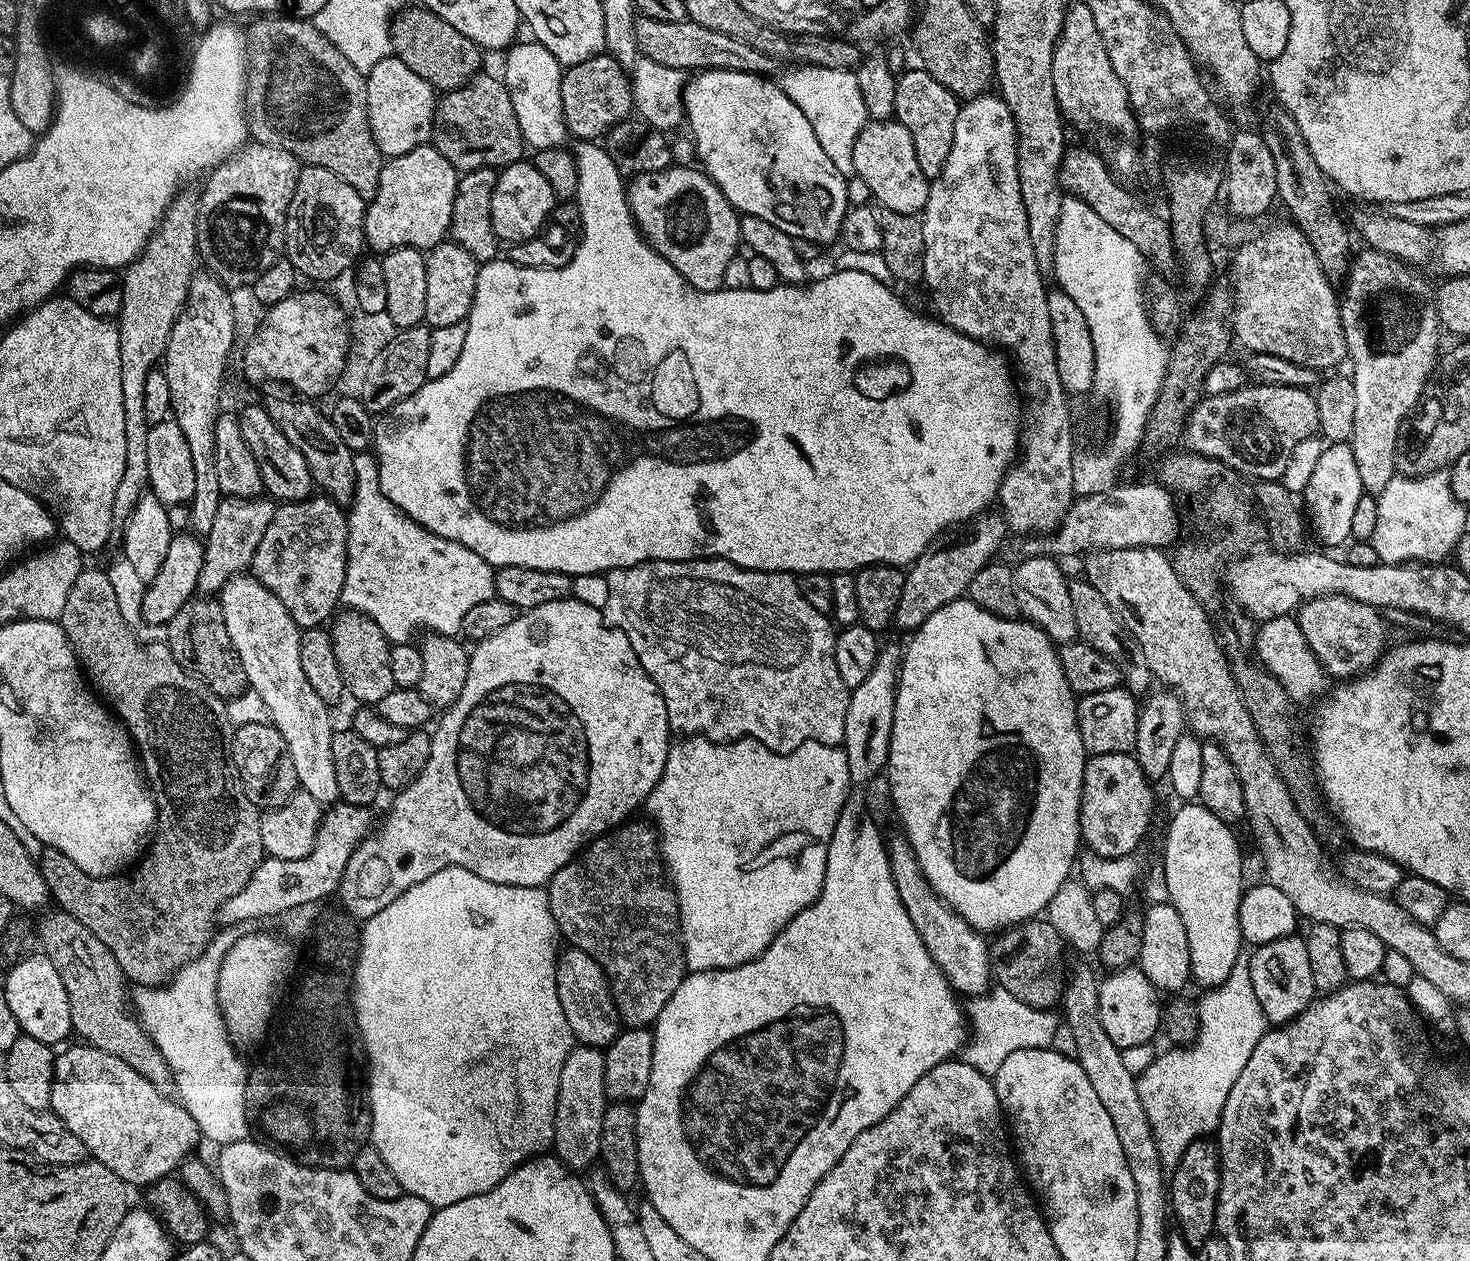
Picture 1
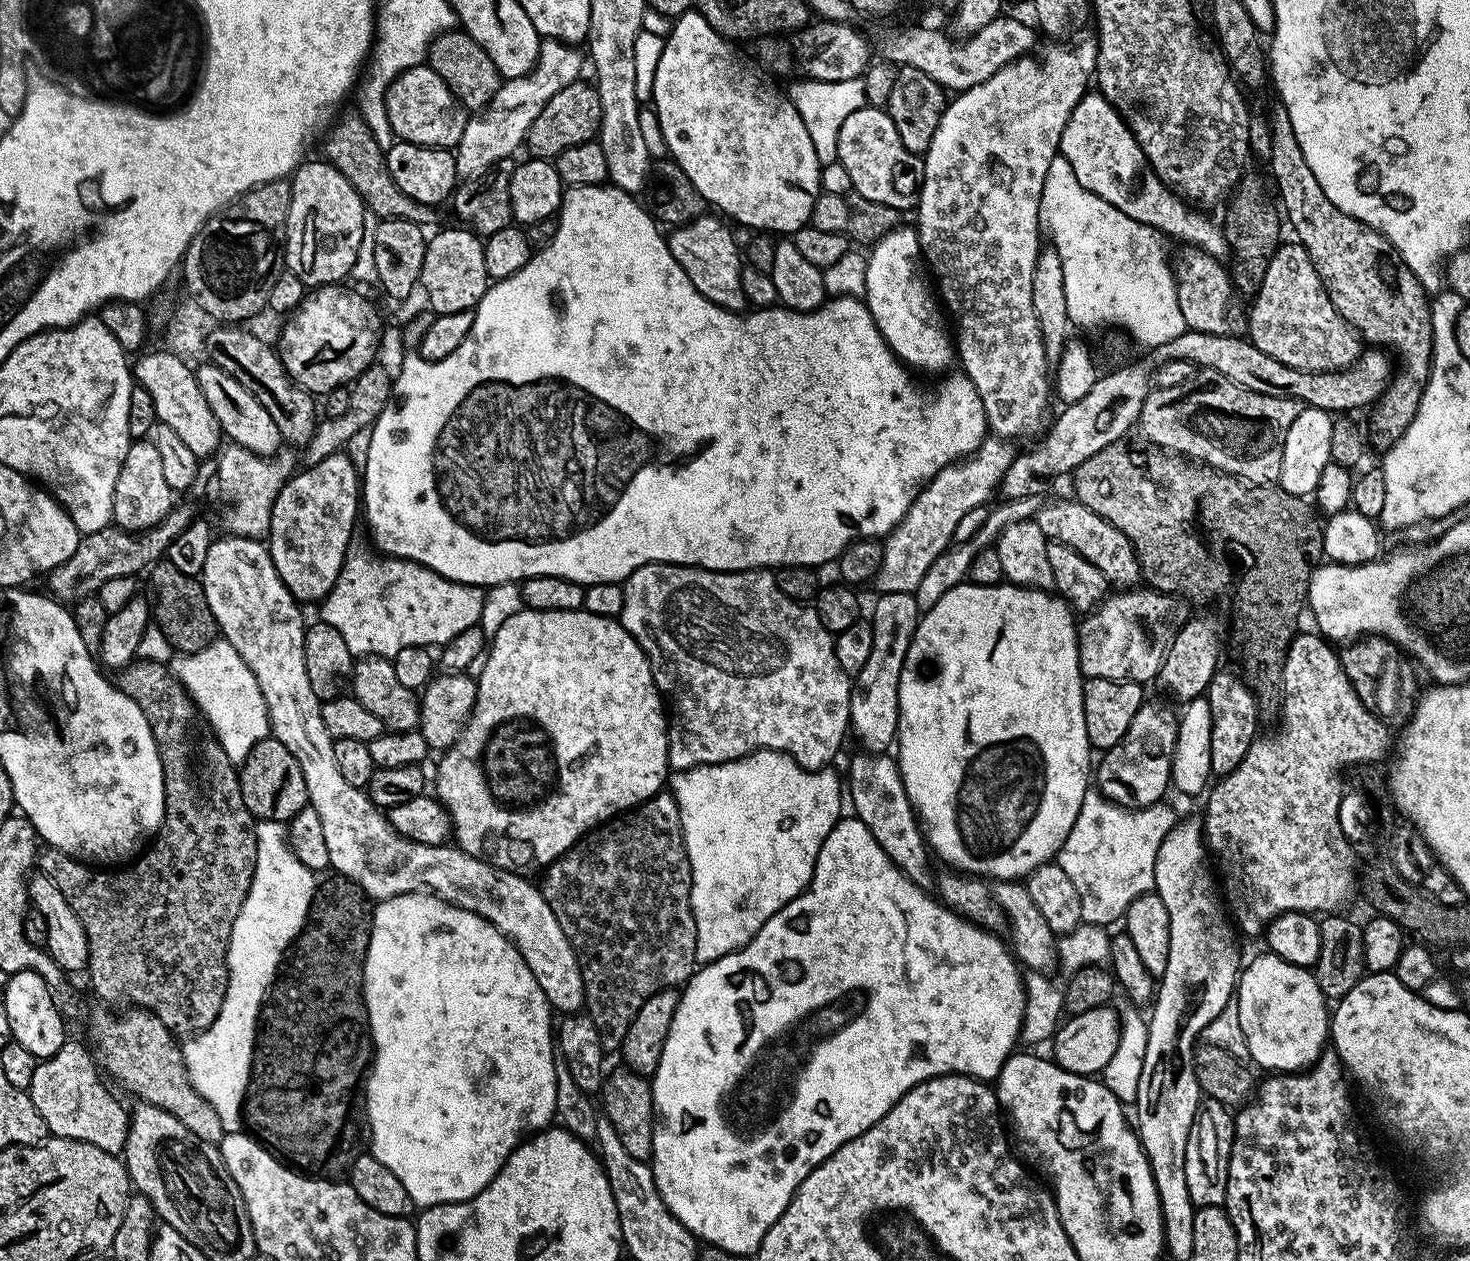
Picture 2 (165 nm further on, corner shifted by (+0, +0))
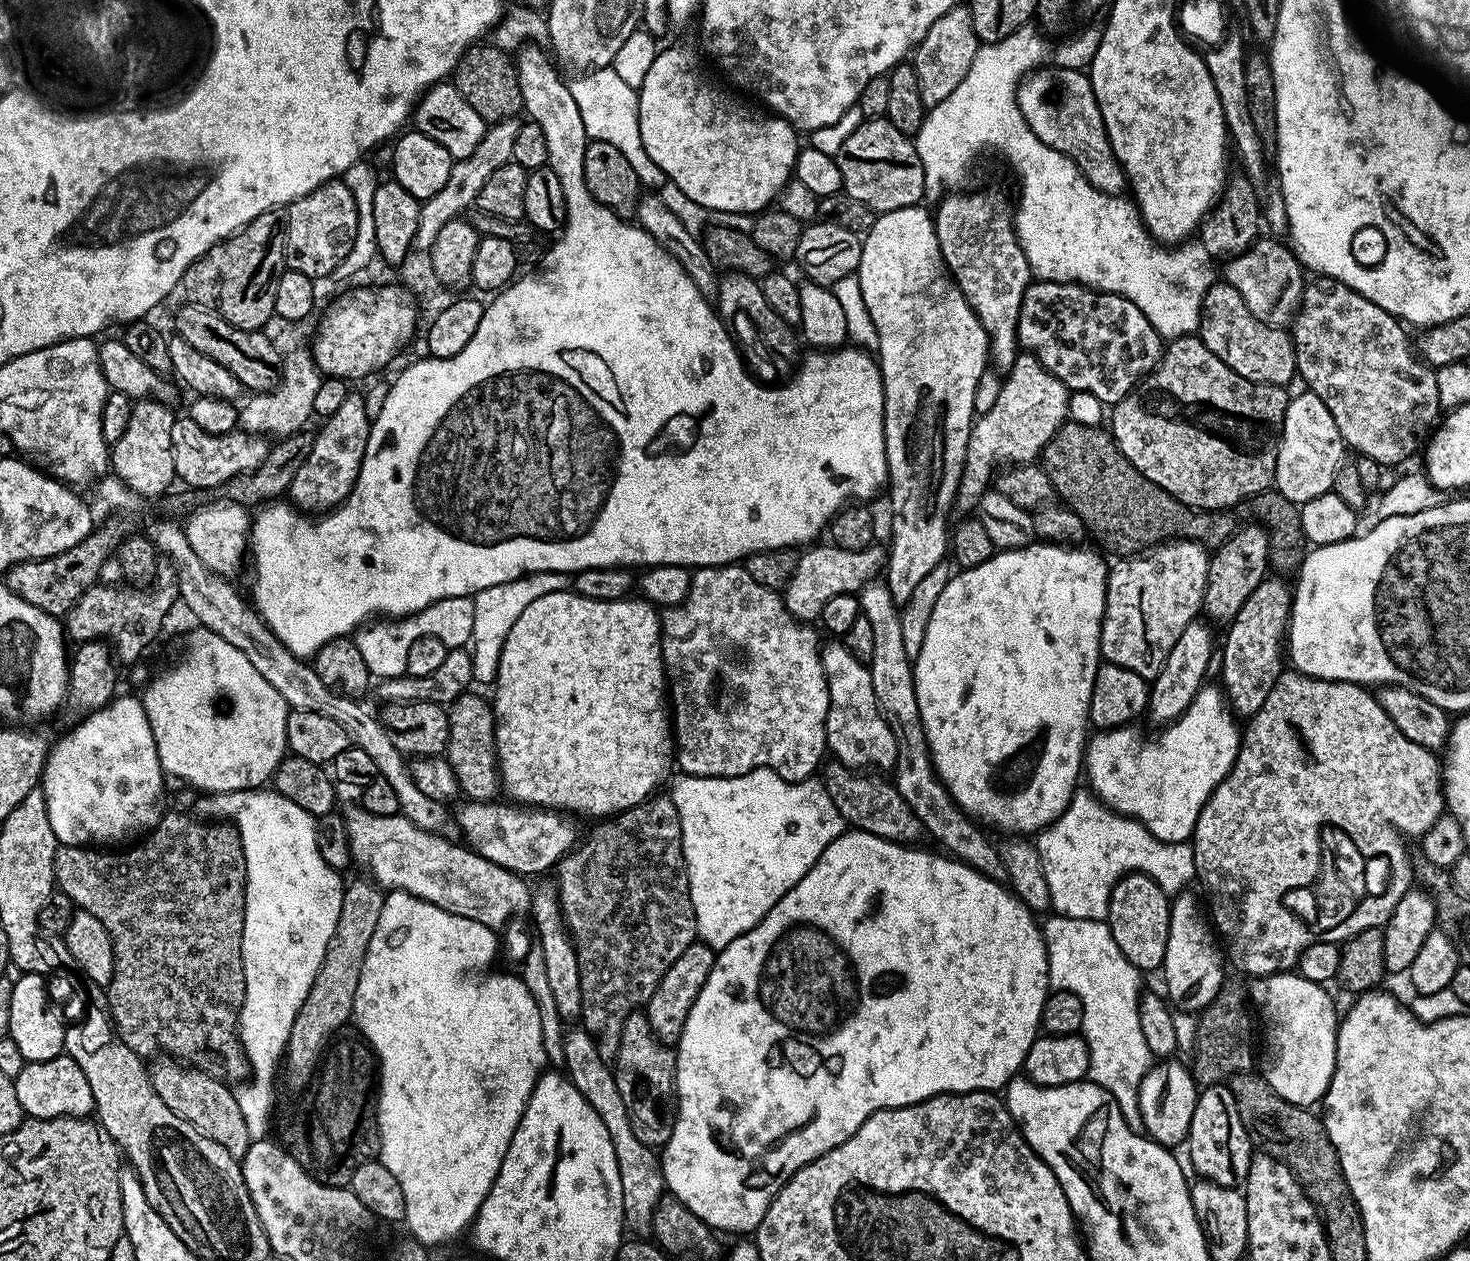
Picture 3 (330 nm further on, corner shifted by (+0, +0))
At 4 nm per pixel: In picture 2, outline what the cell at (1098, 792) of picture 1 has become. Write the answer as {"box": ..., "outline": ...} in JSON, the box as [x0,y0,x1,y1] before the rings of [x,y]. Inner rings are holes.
{"box":[1095,702,1177,810],"outline":[[[1146,702],[1140,707],[1138,714],[1134,714],[1134,722],[1130,722],[1130,730],[1126,730],[1123,738],[1107,749],[1095,765],[1095,787],[1107,800],[1123,808],[1139,810],[1165,799],[1164,791],[1169,791],[1172,783],[1171,764],[1177,721],[1164,704]]]}

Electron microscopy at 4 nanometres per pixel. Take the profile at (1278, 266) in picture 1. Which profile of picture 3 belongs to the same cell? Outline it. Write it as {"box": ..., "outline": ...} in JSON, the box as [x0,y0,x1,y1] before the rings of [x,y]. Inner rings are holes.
{"box":[1290,280,1441,466],"outline":[[[1339,280],[1313,281],[1305,283],[1299,309],[1290,325],[1299,379],[1308,383],[1307,391],[1326,402],[1326,410],[1334,414],[1334,426],[1338,426],[1340,437],[1351,451],[1353,448],[1353,453],[1374,458],[1382,466],[1396,466],[1392,464],[1402,463],[1415,454],[1420,443],[1420,447],[1425,443],[1441,415],[1435,371],[1414,353],[1410,336],[1408,340],[1404,333],[1405,325],[1395,316],[1374,306]]]}

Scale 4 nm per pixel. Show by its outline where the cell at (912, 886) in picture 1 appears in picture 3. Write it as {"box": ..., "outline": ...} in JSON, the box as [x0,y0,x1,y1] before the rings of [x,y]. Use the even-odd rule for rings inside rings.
{"box":[821,643,896,770],"outline":[[[843,643],[832,645],[821,651],[822,666],[828,679],[828,717],[826,718],[827,751],[832,752],[839,763],[853,770],[880,770],[876,768],[896,767],[896,743],[886,718],[878,710],[874,698],[874,686],[870,682],[870,670],[865,661],[854,658]]]}

